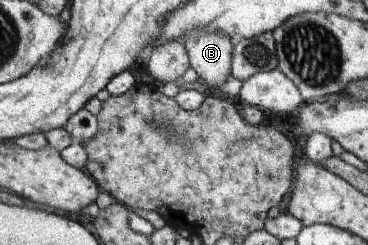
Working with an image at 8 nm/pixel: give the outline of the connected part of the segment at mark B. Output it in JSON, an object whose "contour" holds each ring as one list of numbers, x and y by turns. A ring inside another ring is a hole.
{"contour":[[190,31,179,42,186,47,192,69,212,89,223,85,232,76,235,39,224,33]]}

